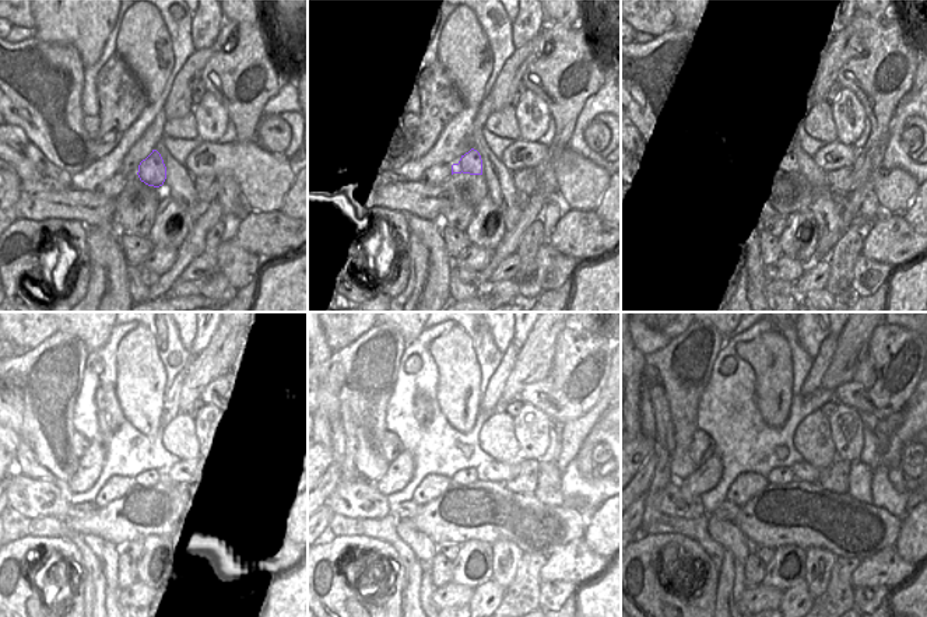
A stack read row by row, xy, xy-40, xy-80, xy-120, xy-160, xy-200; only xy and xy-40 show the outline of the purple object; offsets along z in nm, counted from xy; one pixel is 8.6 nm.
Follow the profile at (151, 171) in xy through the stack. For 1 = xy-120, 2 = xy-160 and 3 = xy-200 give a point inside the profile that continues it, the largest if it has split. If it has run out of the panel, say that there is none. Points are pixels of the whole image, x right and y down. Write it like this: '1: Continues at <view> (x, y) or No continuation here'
1: Continues at xy-120 (148, 479)
2: Continues at xy-160 (470, 474)
3: Continues at xy-200 (779, 474)

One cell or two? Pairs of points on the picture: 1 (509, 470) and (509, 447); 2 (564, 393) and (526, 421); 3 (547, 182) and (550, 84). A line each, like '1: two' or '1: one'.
1: two
2: two
3: one

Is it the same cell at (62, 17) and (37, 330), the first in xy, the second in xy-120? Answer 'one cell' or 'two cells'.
two cells

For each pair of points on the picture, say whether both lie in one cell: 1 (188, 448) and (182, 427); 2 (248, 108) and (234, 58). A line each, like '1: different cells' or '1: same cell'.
1: same cell
2: same cell

